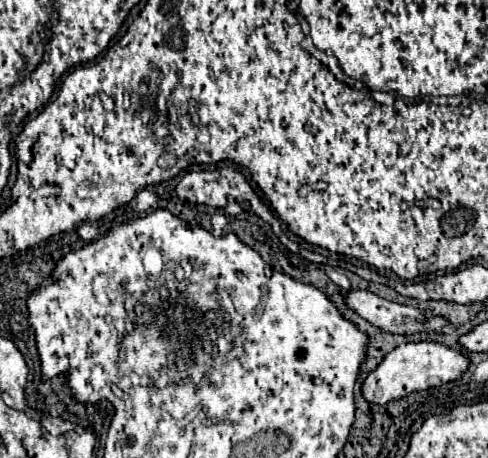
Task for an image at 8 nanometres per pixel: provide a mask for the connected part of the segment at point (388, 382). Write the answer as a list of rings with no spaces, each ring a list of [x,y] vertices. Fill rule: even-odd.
[[[404,342],[384,356],[384,360],[362,382],[362,396],[374,404],[388,404],[404,398],[410,392],[426,390],[450,380],[458,380],[468,368],[468,358],[456,350],[450,350],[436,342]]]

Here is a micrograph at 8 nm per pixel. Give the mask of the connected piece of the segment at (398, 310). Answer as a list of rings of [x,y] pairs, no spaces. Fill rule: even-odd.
[[[350,290],[344,296],[348,308],[352,308],[360,318],[368,320],[376,328],[392,334],[414,334],[420,330],[442,332],[446,326],[444,318],[428,318],[424,320],[420,310],[414,306],[404,306],[398,302],[384,300],[370,290]]]

